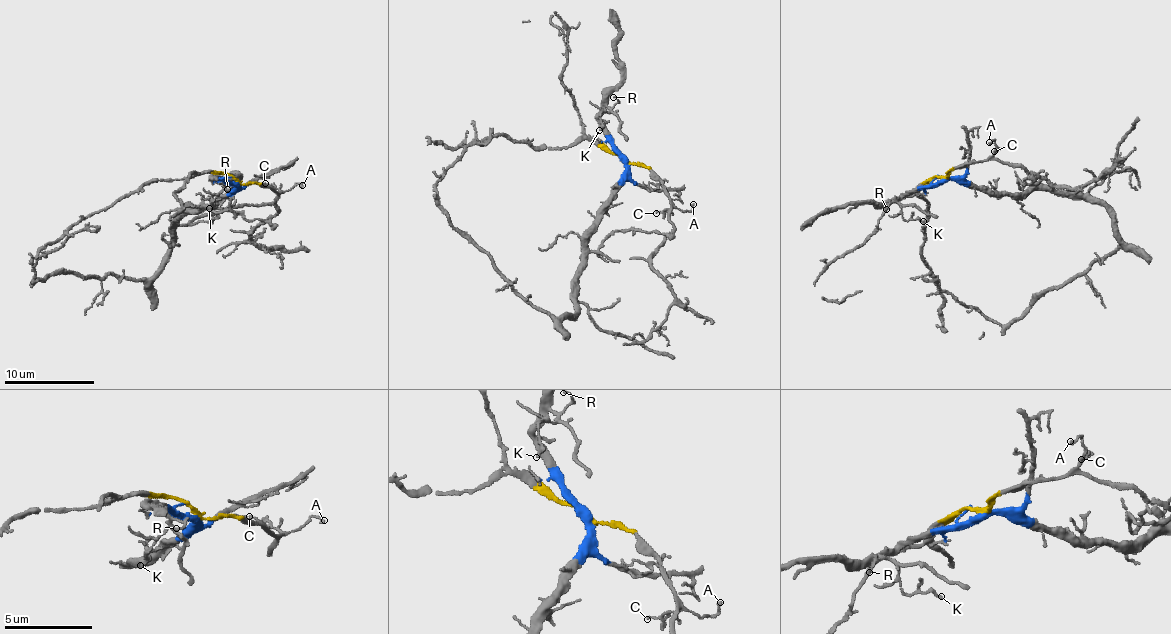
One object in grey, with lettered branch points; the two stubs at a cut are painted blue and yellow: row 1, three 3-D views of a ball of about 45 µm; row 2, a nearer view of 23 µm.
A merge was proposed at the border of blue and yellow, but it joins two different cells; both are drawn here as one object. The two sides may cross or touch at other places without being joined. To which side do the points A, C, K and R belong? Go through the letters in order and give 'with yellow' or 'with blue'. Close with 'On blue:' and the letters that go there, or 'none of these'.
A: with yellow
C: with yellow
K: with blue
R: with blue
On blue: K, R

